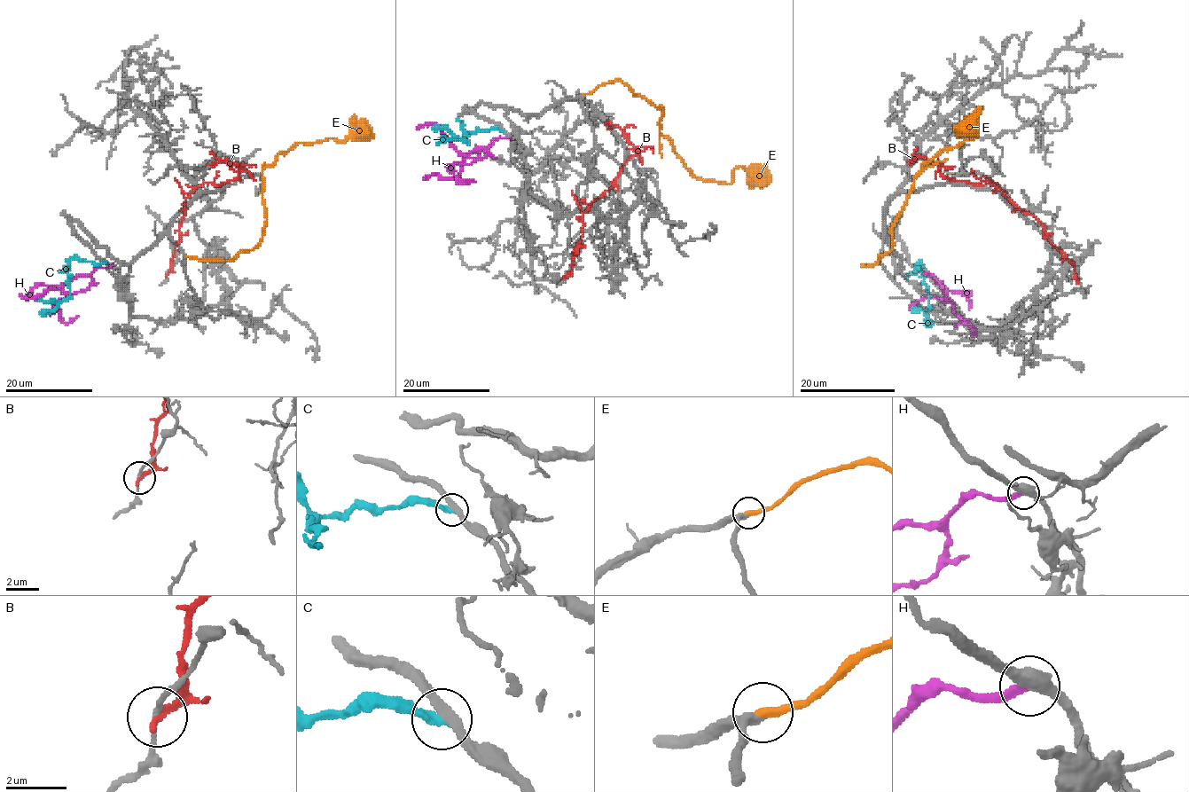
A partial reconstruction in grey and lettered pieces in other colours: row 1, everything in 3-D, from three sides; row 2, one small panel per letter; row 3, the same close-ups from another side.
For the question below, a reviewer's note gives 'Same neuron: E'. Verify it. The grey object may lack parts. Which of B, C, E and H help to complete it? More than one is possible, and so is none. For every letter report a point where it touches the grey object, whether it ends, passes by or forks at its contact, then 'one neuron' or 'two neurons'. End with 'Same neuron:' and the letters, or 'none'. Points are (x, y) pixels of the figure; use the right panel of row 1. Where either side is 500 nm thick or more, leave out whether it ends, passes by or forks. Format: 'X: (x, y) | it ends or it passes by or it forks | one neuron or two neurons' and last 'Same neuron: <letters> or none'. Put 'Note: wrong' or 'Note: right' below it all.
B: (1078, 280) | it ends | two neurons
C: (918, 268) | it ends | two neurons
E: (879, 262) | it ends | one neuron
H: (926, 272) | it ends | two neurons
Same neuron: E
Note: right

